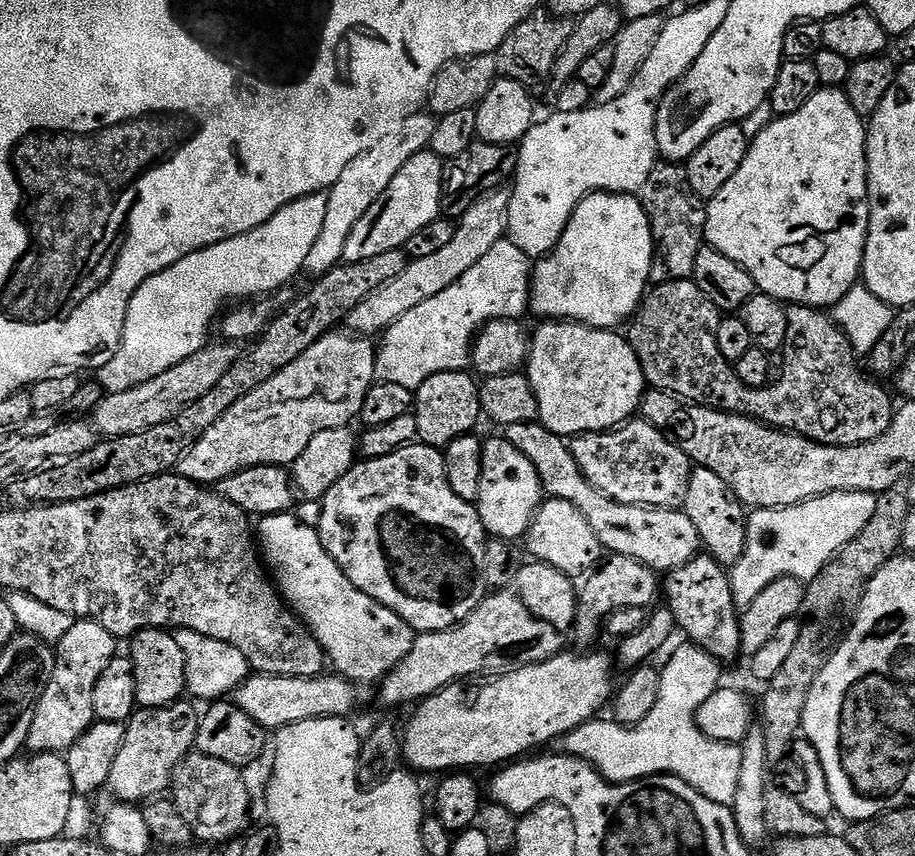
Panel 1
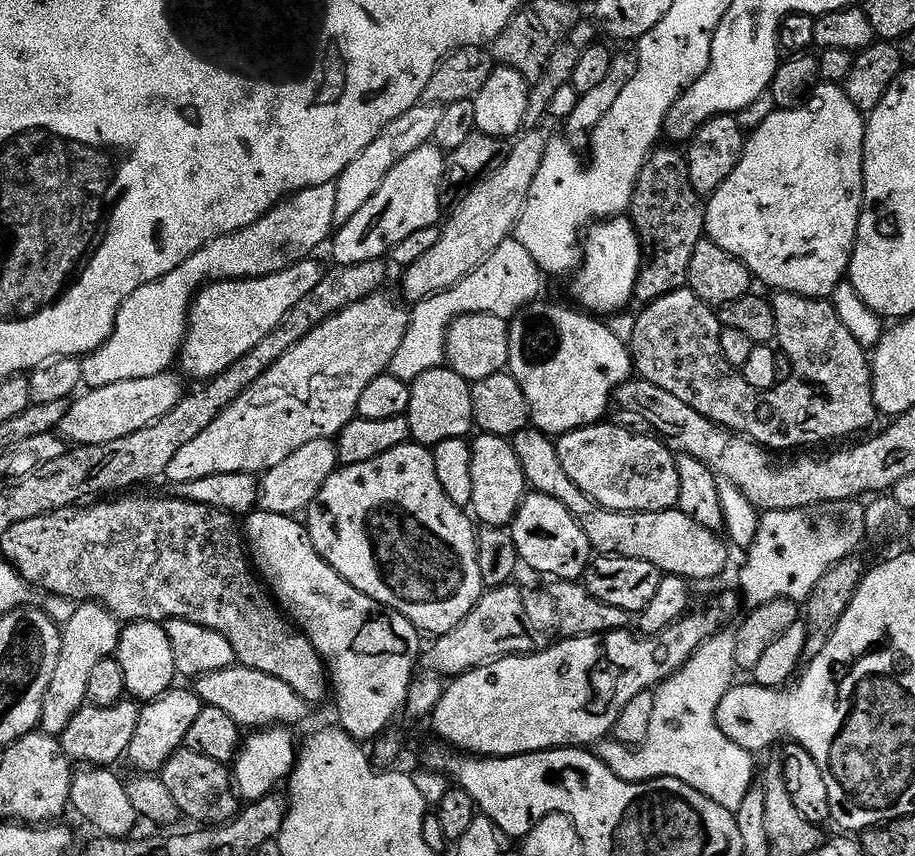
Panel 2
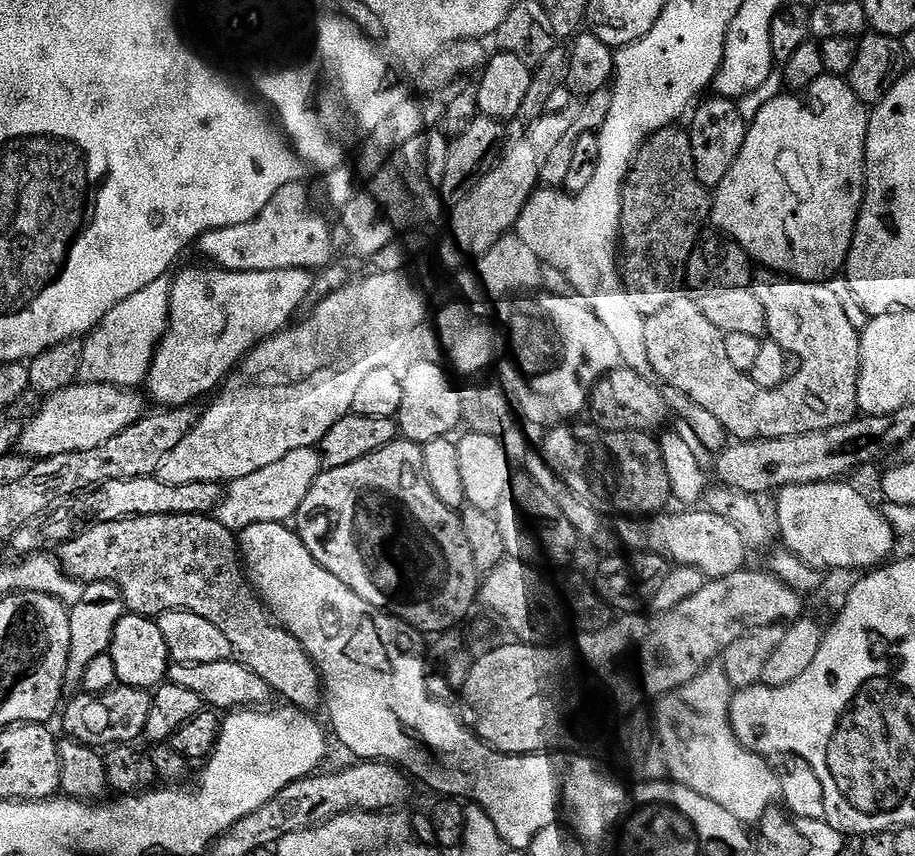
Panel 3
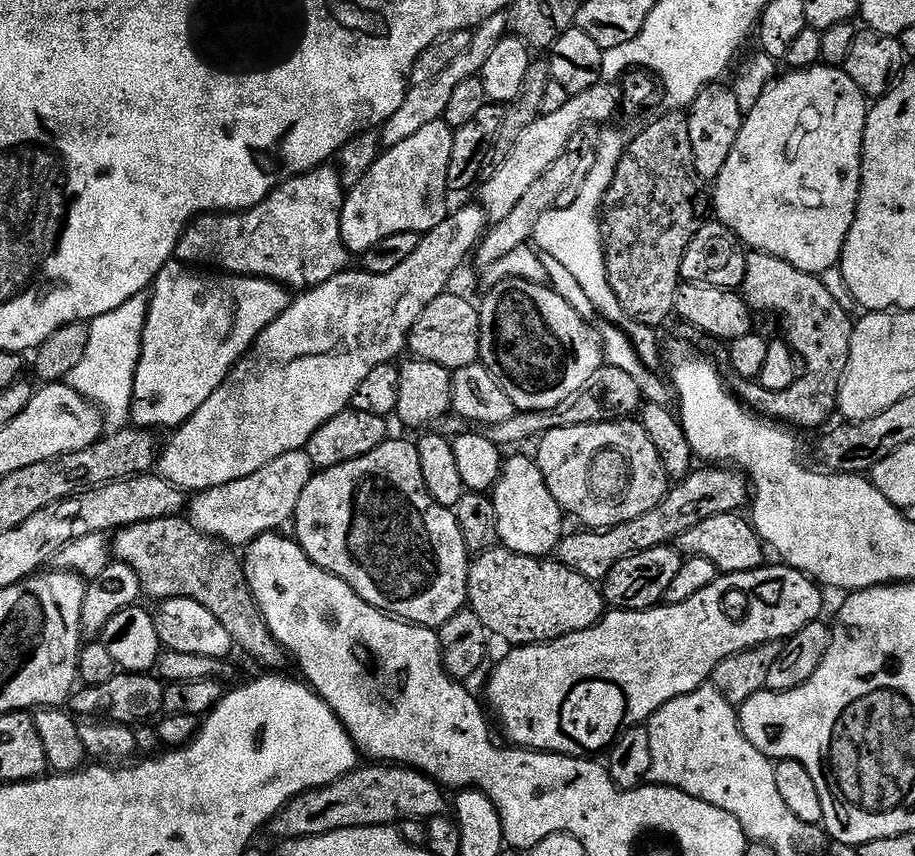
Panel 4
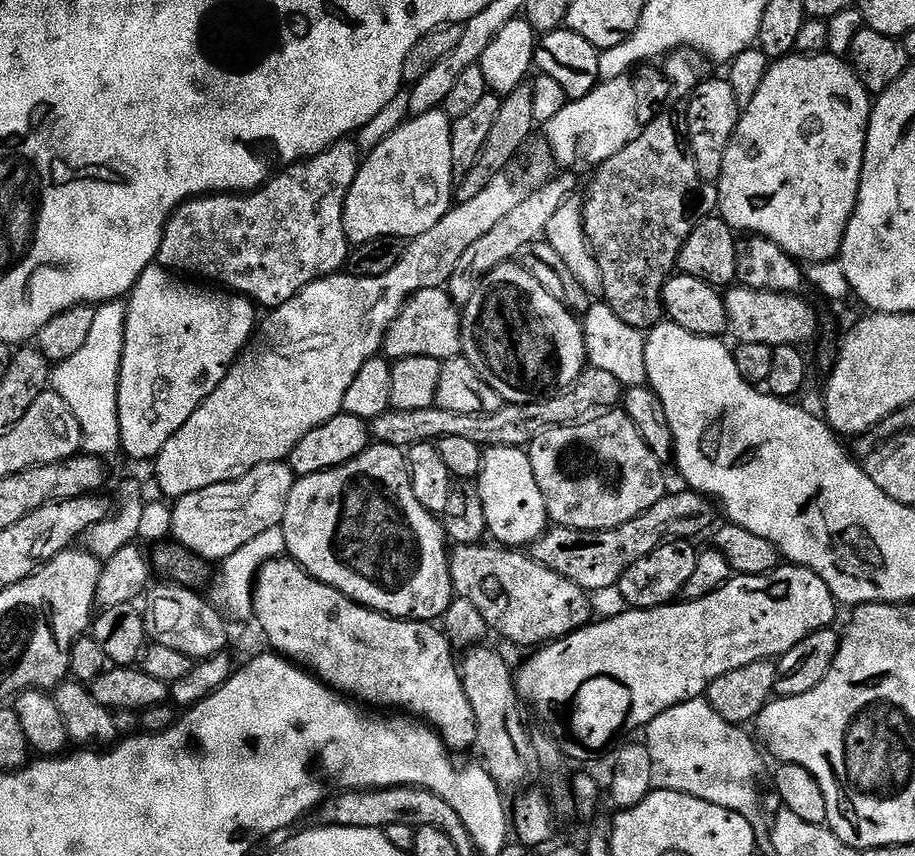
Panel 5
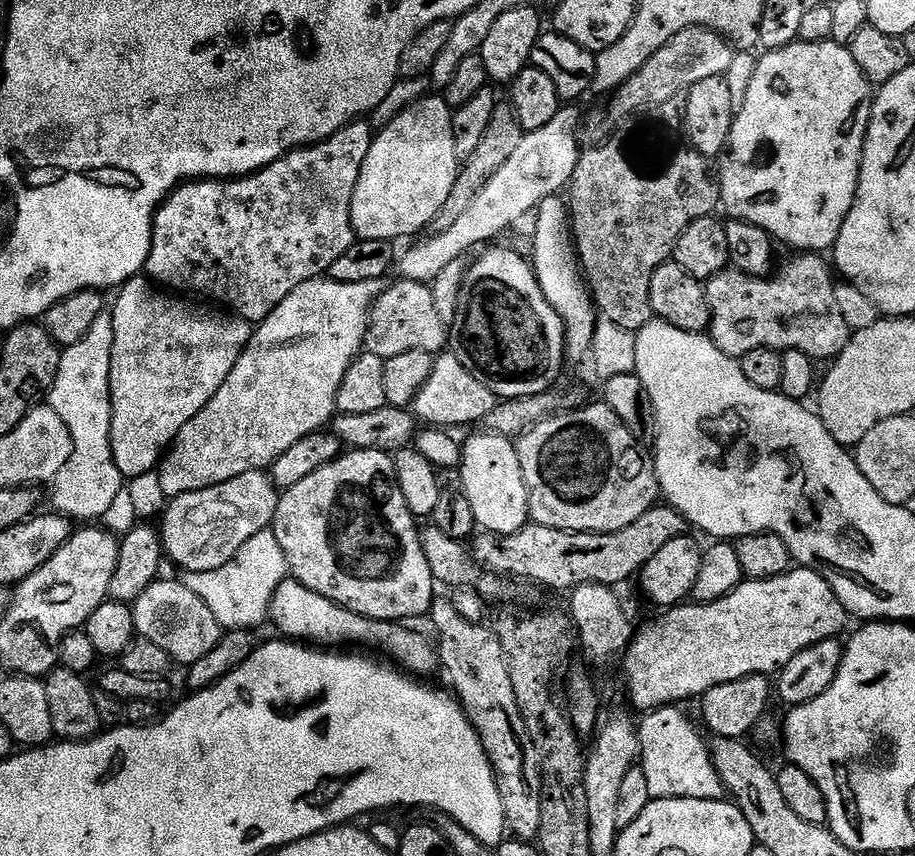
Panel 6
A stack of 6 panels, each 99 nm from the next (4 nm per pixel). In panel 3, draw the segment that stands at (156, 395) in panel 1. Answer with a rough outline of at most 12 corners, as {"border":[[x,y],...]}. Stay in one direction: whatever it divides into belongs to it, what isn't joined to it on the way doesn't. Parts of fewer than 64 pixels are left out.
{"border":[[77,382],[24,424],[32,458],[94,450],[145,415],[145,397]]}

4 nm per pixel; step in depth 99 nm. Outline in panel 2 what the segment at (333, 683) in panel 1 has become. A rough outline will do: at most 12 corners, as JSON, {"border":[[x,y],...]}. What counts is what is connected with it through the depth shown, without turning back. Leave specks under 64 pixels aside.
{"border":[[243,666],[194,691],[244,730],[293,726],[310,706],[282,678]]}

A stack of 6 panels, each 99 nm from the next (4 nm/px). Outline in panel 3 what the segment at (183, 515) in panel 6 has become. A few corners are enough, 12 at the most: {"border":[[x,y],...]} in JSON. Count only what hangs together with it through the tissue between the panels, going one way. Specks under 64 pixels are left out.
{"border":[[316,448],[231,481],[215,519],[233,534],[291,521],[321,471]]}

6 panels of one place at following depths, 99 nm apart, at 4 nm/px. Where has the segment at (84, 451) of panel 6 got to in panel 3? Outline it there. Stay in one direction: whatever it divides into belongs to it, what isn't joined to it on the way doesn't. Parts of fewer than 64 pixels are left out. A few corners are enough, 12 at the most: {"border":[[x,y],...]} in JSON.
{"border":[[163,276],[87,333],[80,380],[139,389],[168,329]]}

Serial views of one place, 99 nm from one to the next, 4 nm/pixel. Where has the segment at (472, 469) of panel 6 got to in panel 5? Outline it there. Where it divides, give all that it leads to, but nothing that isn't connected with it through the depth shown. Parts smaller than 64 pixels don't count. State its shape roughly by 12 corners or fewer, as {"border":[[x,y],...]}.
{"border":[[490,448],[478,477],[487,535],[524,550],[550,527],[524,448]]}

